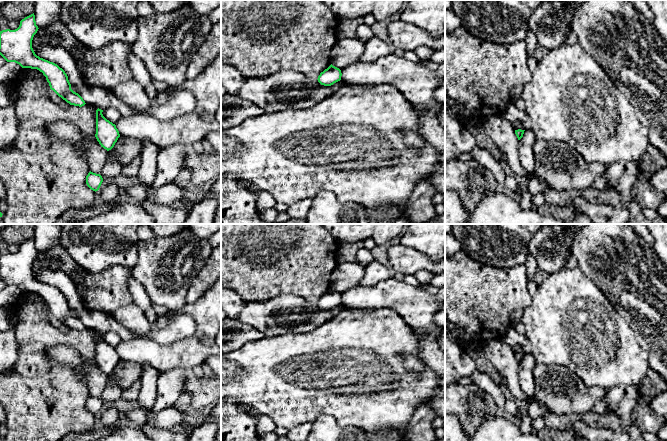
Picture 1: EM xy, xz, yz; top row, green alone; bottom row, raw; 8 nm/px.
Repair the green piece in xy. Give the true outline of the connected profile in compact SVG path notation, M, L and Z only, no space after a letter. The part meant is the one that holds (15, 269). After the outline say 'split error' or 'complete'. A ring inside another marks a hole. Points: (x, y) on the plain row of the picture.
M34 237L20 245L15 254L0 255L0 279L7 286L15 286L22 292L37 293L43 297L50 313L70 329L82 331L83 322L71 313L65 295L57 288L40 282L32 272L32 264L38 255Z; complete

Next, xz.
M331 288L327 293L320 297L317 304L321 309L331 310L340 305L341 300L341 294Z; complete

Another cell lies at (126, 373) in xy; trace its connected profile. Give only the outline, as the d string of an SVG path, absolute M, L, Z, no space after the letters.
M120 360L111 374L114 375L121 389L125 390L134 382L141 380L142 372L142 364Z

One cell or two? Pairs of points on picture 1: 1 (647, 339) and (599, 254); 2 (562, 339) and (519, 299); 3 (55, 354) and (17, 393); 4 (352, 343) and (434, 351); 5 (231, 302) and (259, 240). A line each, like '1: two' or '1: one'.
1: one
2: two
3: two
4: two
5: two

